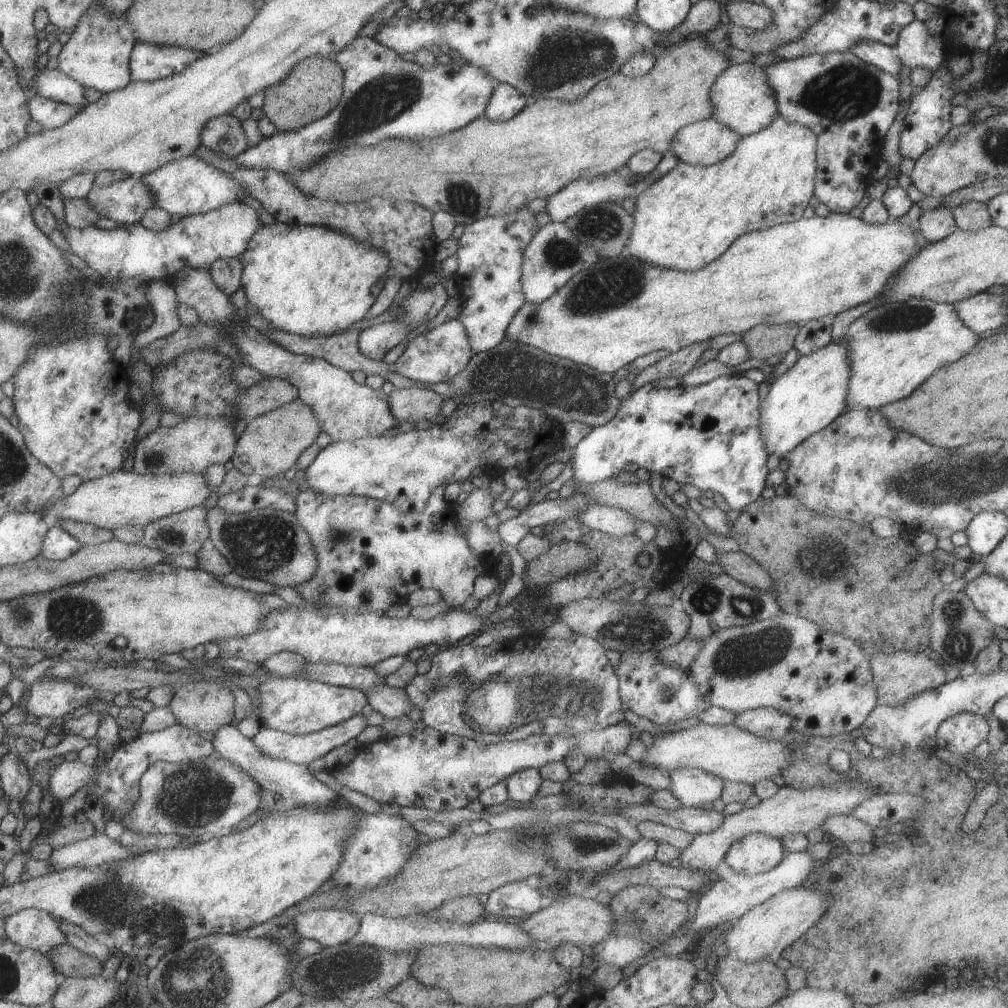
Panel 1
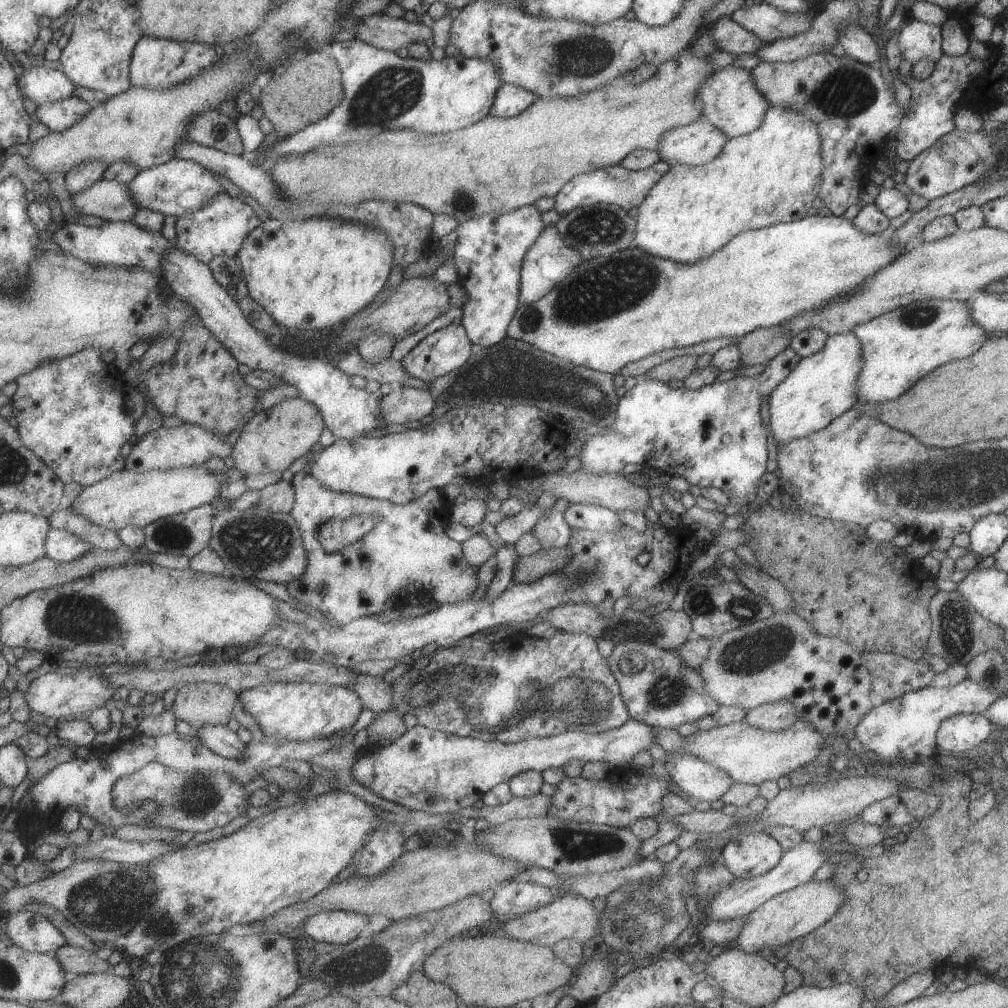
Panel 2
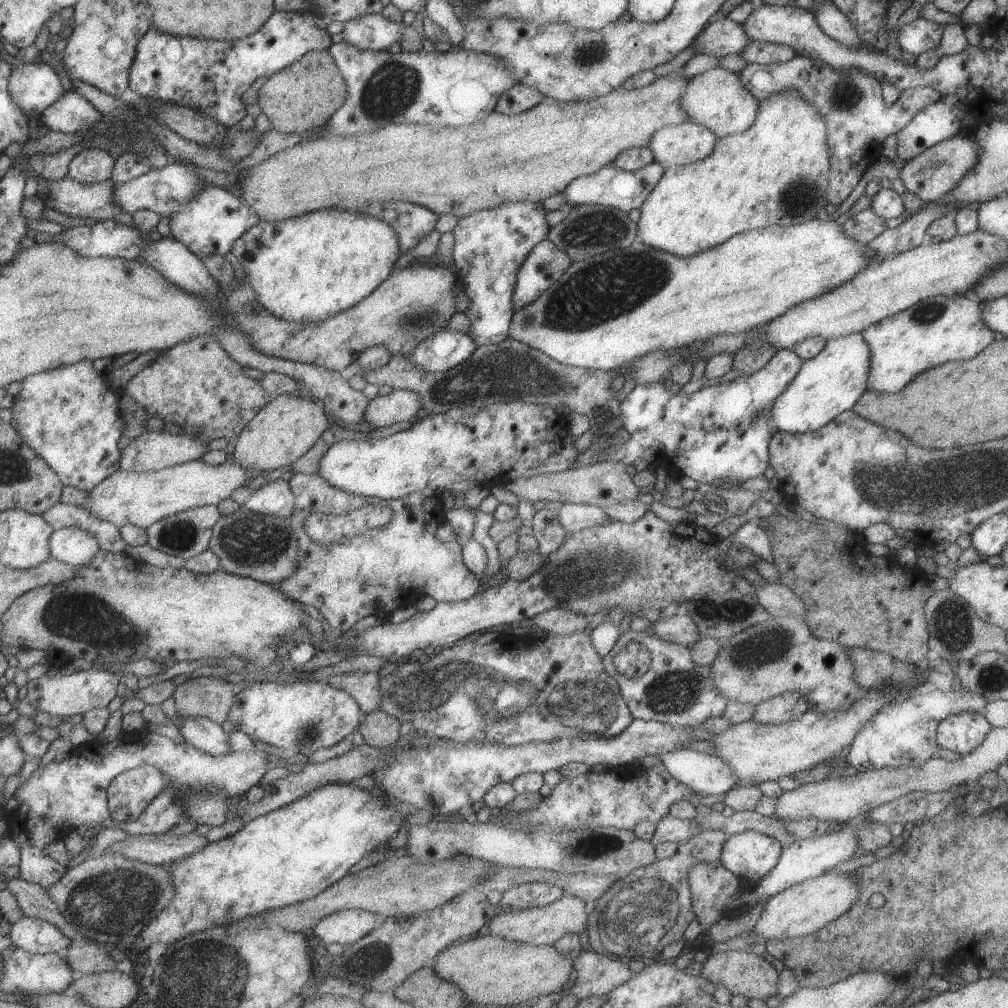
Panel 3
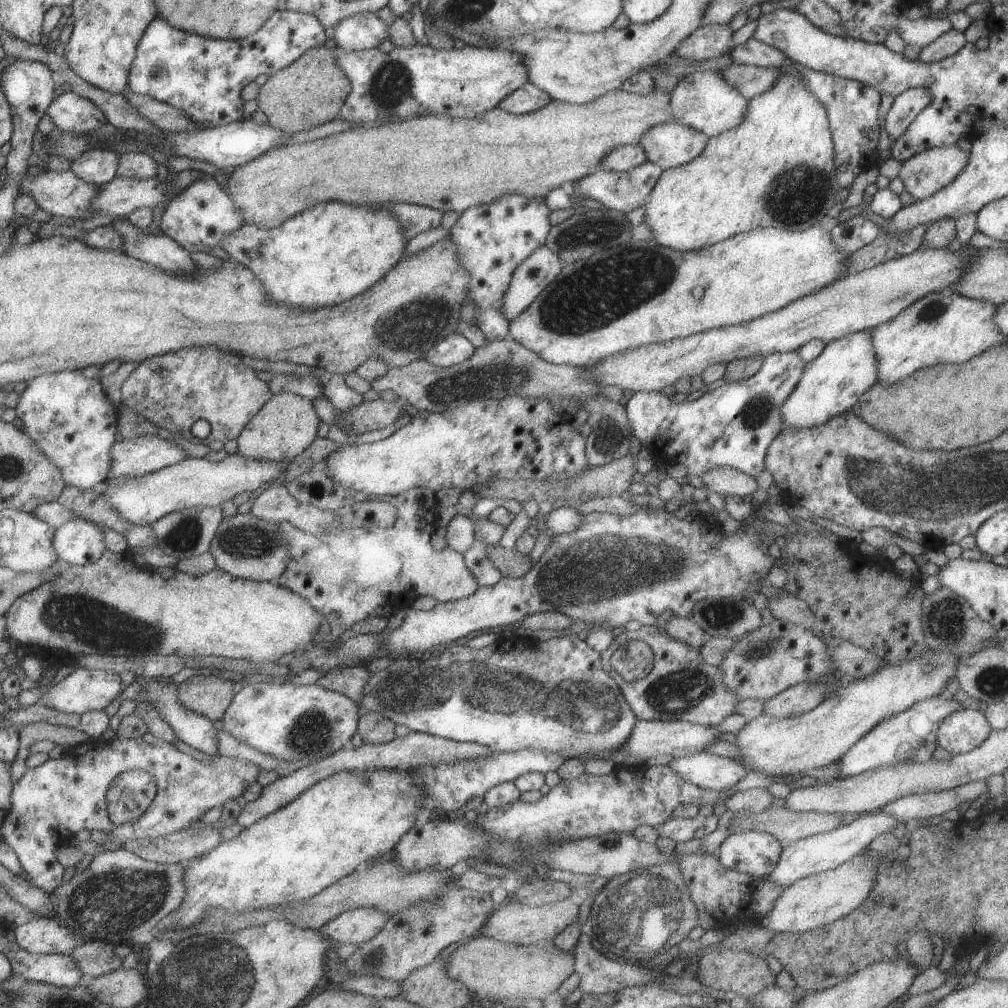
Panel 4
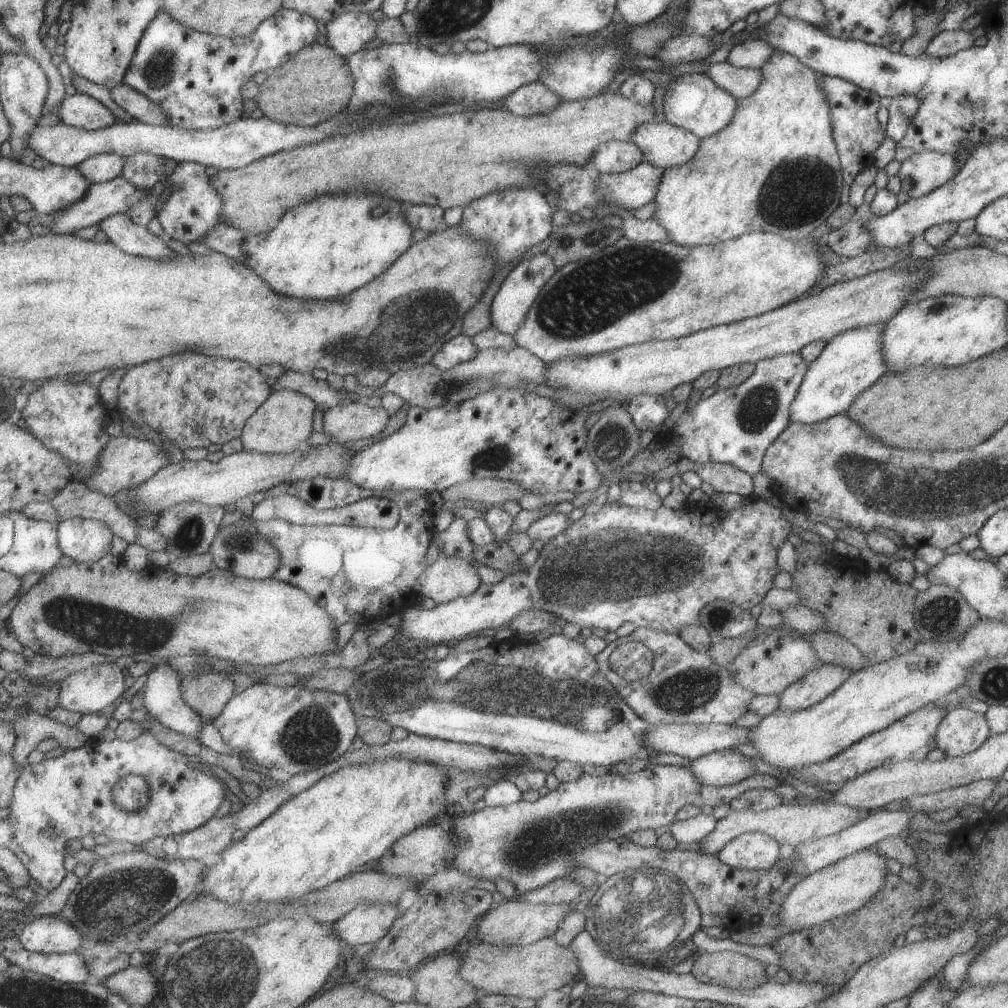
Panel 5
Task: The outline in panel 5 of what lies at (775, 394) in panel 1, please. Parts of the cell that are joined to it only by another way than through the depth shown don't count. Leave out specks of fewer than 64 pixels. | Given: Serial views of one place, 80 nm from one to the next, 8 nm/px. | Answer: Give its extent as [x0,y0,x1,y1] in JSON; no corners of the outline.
[789,323,887,424]

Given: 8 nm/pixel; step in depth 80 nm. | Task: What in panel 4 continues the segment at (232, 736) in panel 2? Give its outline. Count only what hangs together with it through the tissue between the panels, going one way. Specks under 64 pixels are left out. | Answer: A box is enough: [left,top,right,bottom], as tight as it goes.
[142,680,220,757]

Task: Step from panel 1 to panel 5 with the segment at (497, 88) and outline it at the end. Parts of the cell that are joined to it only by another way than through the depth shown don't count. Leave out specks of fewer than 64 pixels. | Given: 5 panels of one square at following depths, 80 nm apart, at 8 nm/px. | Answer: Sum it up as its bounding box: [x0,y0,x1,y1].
[503,81,565,116]

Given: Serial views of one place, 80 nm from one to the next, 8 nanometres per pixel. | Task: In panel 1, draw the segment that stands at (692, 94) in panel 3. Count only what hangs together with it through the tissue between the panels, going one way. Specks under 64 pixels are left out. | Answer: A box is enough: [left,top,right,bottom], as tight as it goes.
[708,61,777,137]

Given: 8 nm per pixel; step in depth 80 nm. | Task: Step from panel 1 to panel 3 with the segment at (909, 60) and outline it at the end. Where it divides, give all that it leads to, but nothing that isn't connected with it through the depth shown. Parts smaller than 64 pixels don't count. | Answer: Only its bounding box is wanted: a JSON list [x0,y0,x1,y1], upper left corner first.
[898,26,941,57]

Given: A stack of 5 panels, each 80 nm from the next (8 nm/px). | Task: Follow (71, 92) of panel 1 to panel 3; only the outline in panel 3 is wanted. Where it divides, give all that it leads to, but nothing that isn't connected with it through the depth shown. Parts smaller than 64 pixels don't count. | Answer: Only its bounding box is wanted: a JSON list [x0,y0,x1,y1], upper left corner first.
[11,62,67,121]

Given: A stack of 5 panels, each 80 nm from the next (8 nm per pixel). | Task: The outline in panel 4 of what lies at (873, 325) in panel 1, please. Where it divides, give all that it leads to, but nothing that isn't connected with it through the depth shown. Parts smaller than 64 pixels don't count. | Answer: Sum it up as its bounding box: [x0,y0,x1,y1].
[869,290,1006,384]

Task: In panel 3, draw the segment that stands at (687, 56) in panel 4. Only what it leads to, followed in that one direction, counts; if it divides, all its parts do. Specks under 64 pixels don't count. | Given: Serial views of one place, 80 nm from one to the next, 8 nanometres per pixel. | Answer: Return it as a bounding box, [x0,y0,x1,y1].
[691,15,749,58]

